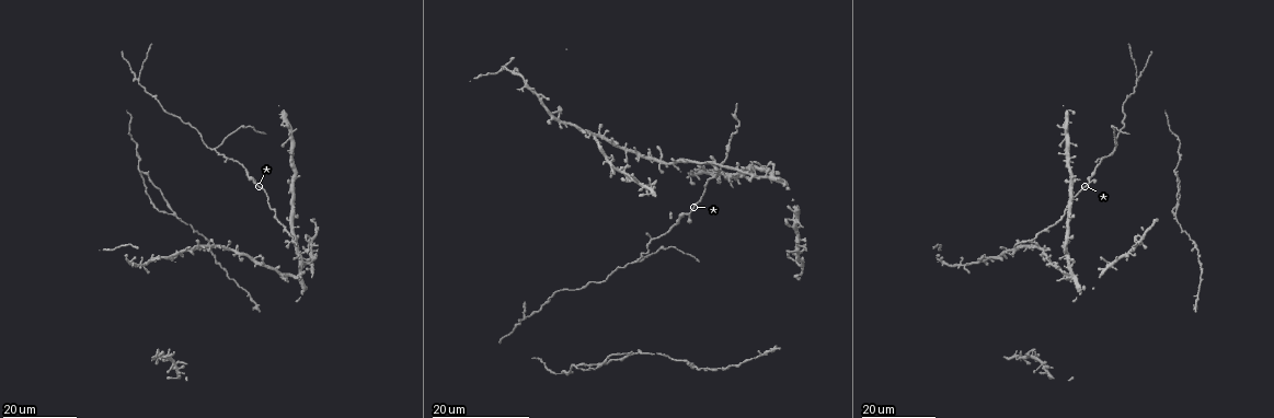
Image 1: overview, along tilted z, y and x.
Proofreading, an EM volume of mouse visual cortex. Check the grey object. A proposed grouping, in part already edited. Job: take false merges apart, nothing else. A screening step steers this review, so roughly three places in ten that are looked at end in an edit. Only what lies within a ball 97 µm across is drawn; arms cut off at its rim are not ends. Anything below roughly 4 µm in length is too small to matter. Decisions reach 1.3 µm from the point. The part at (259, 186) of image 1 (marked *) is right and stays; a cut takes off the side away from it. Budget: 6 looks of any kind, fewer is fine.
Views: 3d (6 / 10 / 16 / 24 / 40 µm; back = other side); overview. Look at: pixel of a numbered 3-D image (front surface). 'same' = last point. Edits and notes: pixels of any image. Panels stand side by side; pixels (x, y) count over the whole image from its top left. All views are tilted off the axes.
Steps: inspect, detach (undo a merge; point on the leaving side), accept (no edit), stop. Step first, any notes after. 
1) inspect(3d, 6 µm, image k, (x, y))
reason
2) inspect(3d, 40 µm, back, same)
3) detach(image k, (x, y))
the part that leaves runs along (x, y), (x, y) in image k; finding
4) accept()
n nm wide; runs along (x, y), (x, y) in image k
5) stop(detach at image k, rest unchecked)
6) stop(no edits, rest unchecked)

inspect(3d, 24 µm, image 1, (1068, 255))
small branch off a trunk

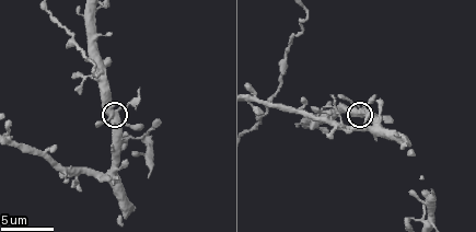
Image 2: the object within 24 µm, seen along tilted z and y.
inspect(3d, 6 µm, image 2, (115, 113))
zoom in

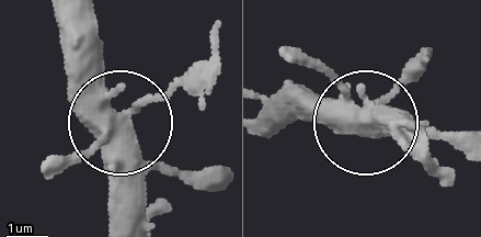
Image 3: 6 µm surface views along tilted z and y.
accept()
continuous, no second neuron

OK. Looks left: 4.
inspect(3d, 24 µm, image 1, (539, 95))
three-way junction

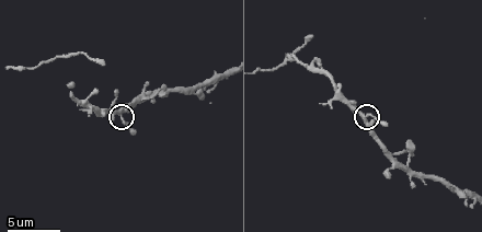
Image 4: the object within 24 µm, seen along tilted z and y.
inspect(3d, 6 µm, image 4, (118, 114))

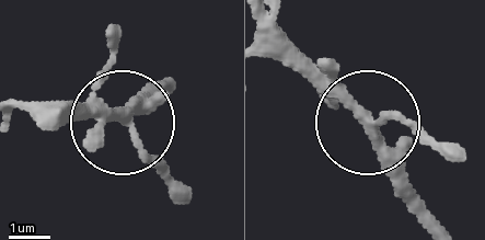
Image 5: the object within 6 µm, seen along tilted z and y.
accept()
220 nm wide; continuous, no second neuron

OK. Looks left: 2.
inspect(3d, 16 µm, image 1, (634, 261))
small branch off a trunk

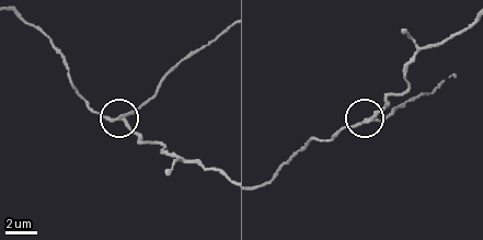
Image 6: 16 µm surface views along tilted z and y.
inspect(3d, 10 µm, image 6, (369, 122))
closer look

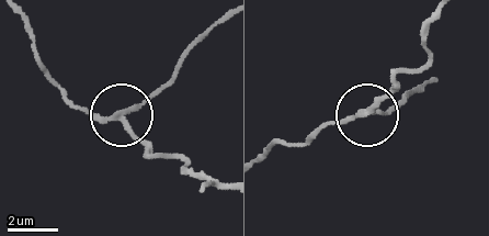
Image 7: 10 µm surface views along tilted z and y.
detach(image 7, (154, 91))
3 arms; the part that leaves runs along (123, 112), (139, 105), (226, 20) in image 7; a second neuron is stuck on

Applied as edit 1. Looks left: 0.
stop(detach at image 7, rest unchecked)

